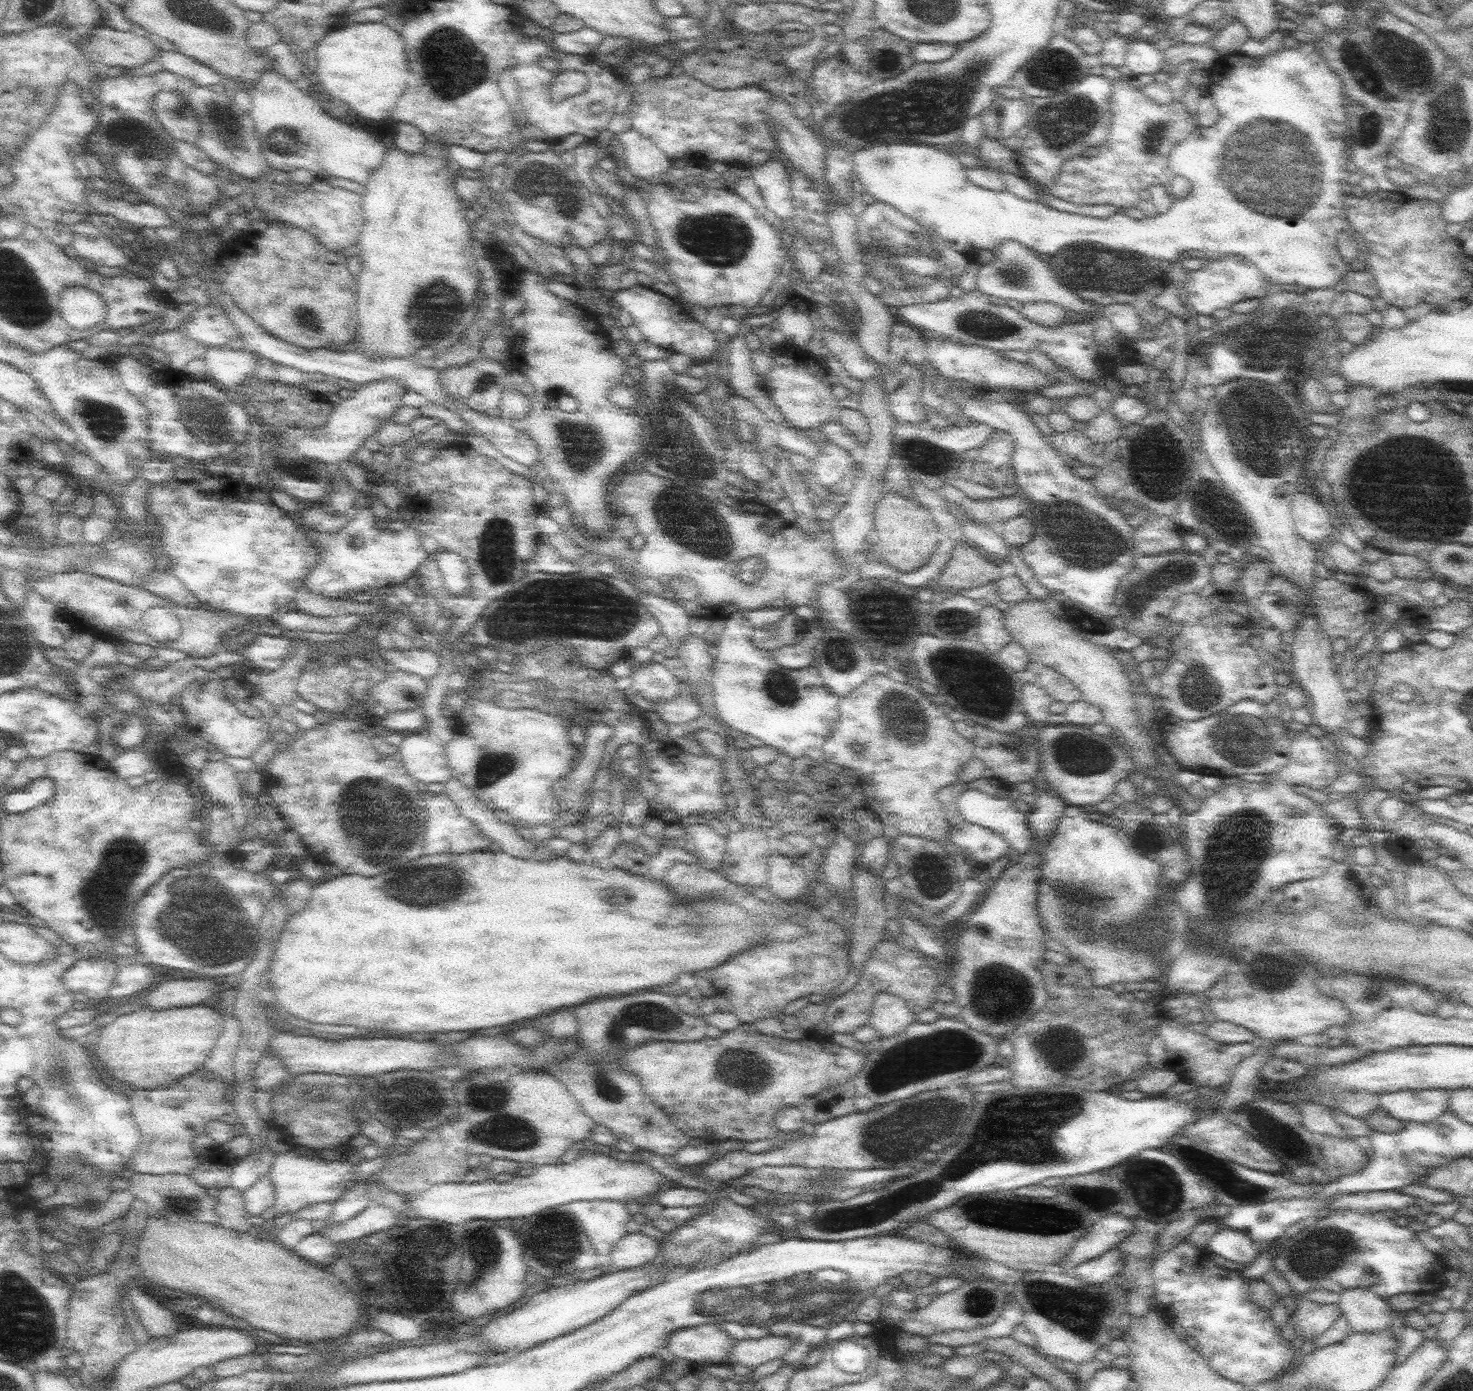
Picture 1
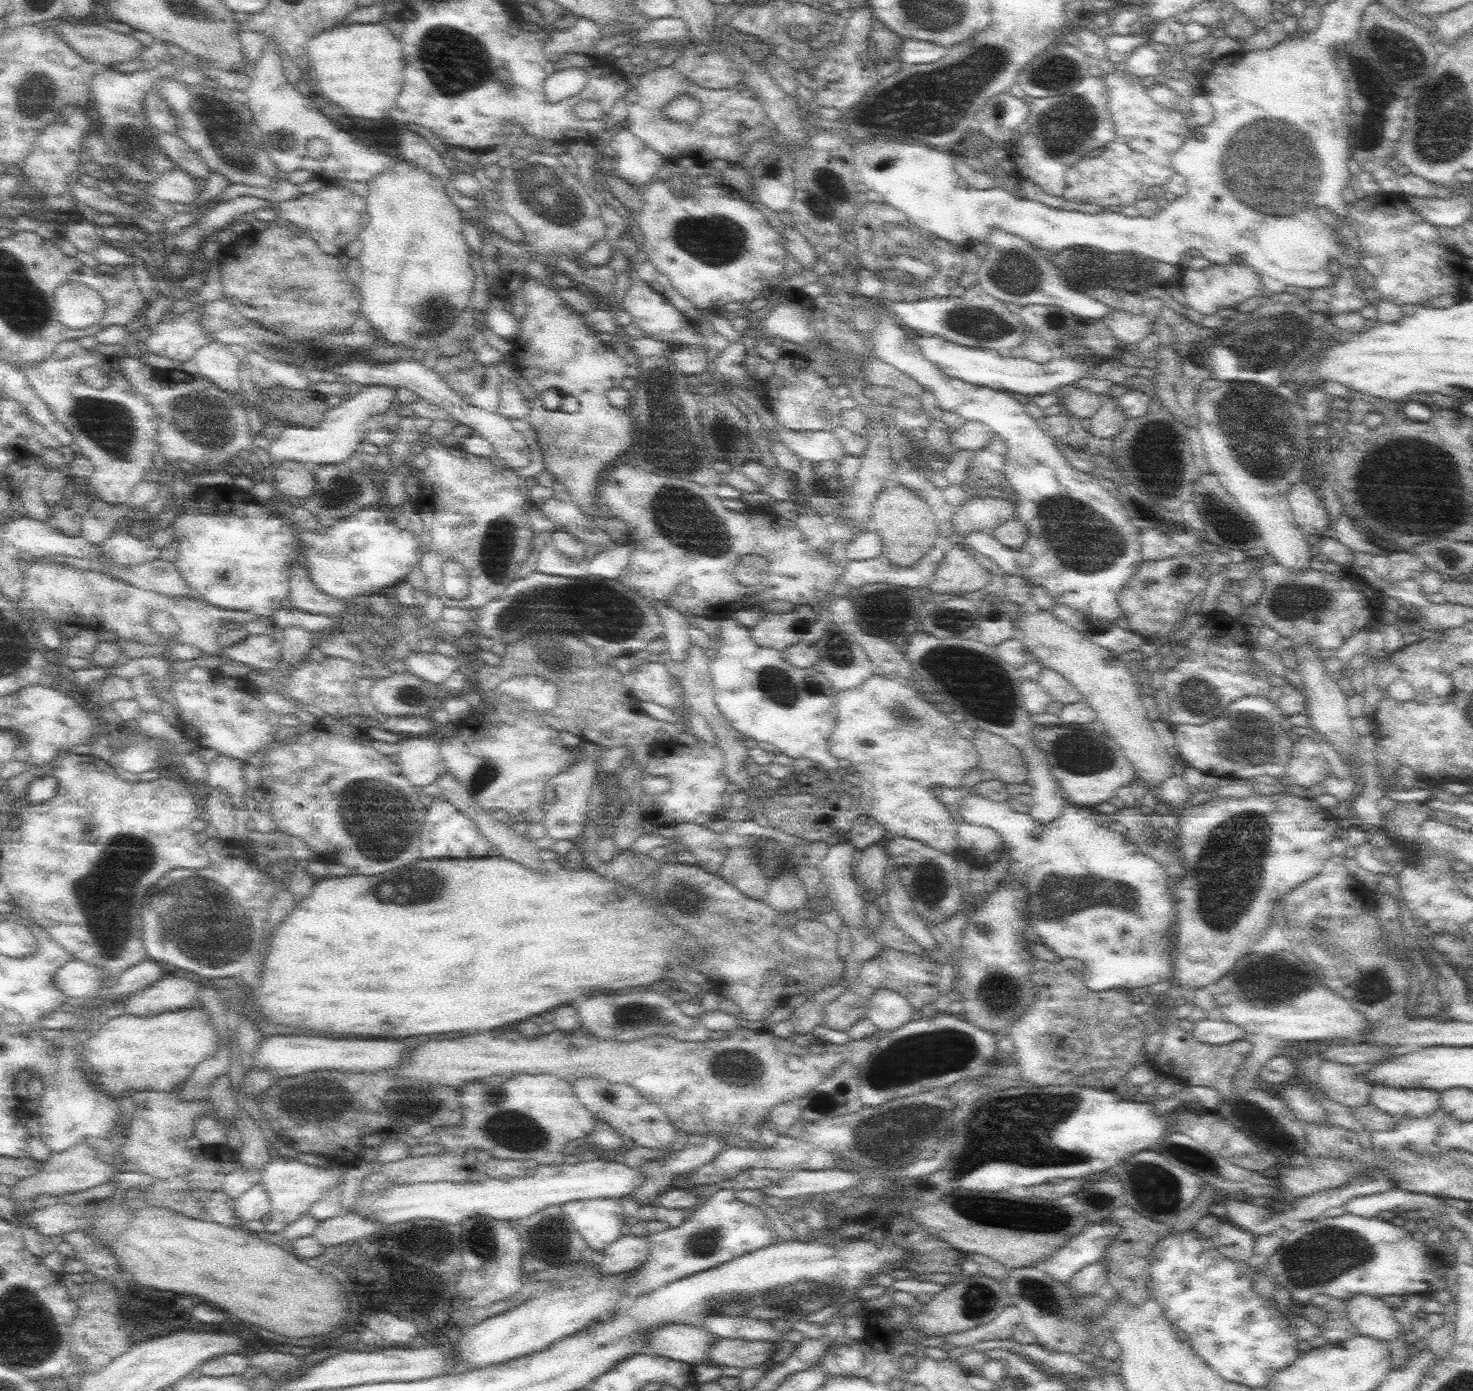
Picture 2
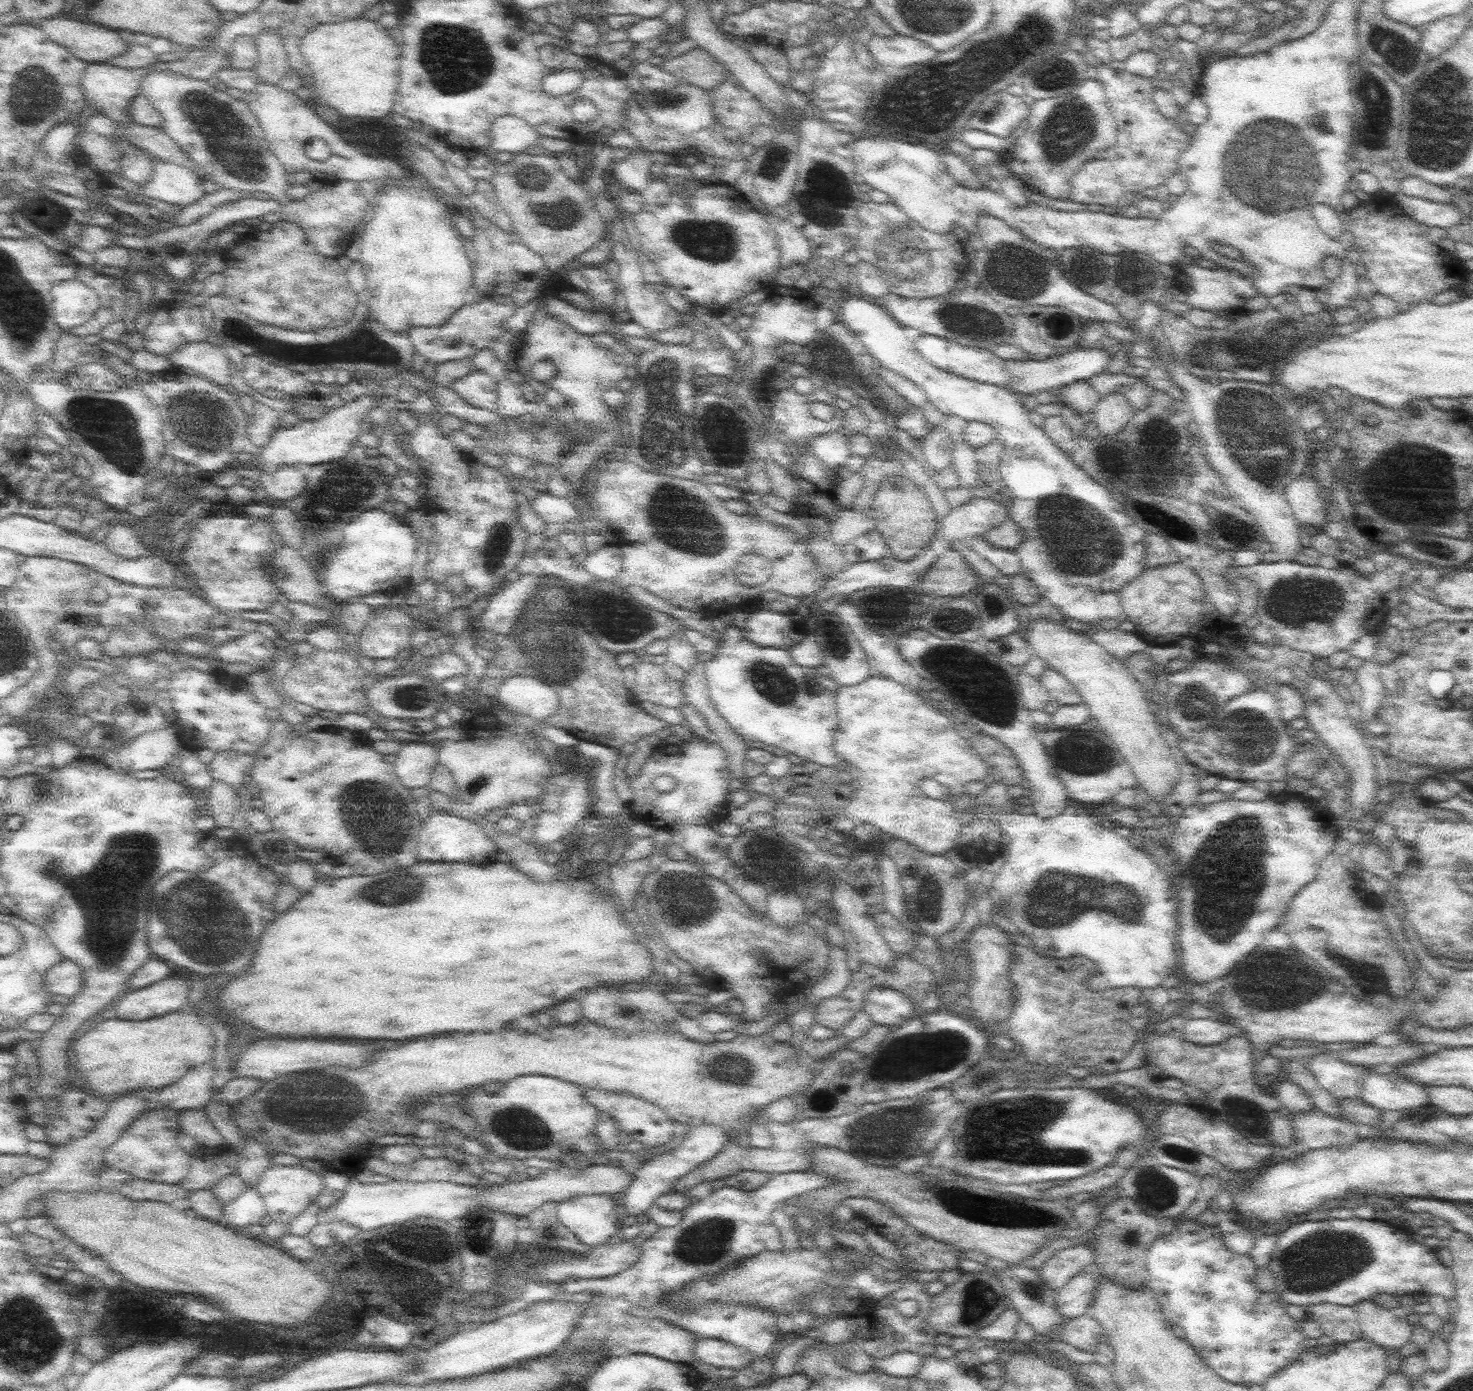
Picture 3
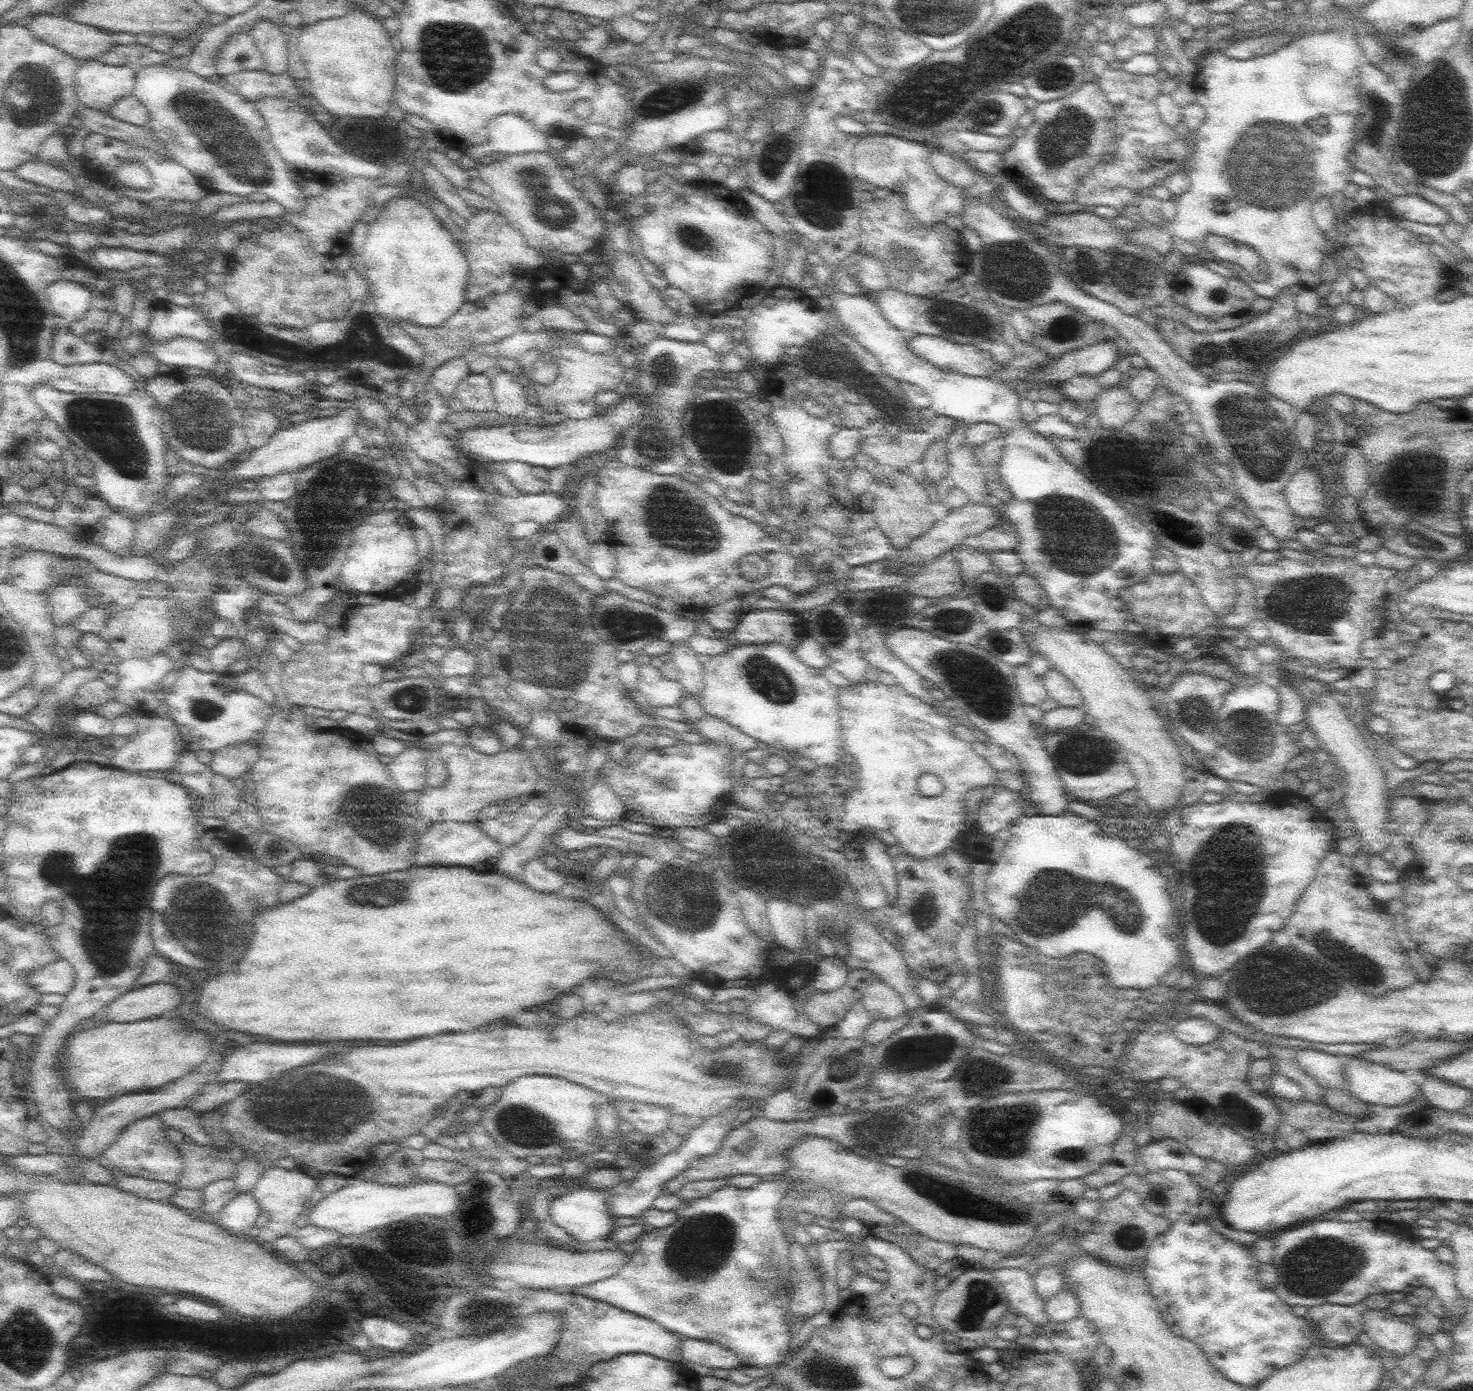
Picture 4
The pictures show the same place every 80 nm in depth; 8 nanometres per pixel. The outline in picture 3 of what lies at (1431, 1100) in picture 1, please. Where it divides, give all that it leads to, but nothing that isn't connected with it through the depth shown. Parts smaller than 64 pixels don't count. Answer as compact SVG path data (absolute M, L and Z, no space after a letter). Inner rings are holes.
M1365 1067L1367 1075L1363 1080L1361 1098L1383 1110L1419 1110L1431 1104L1429 1090L1416 1084L1401 1074L1393 1072L1378 1073Z

